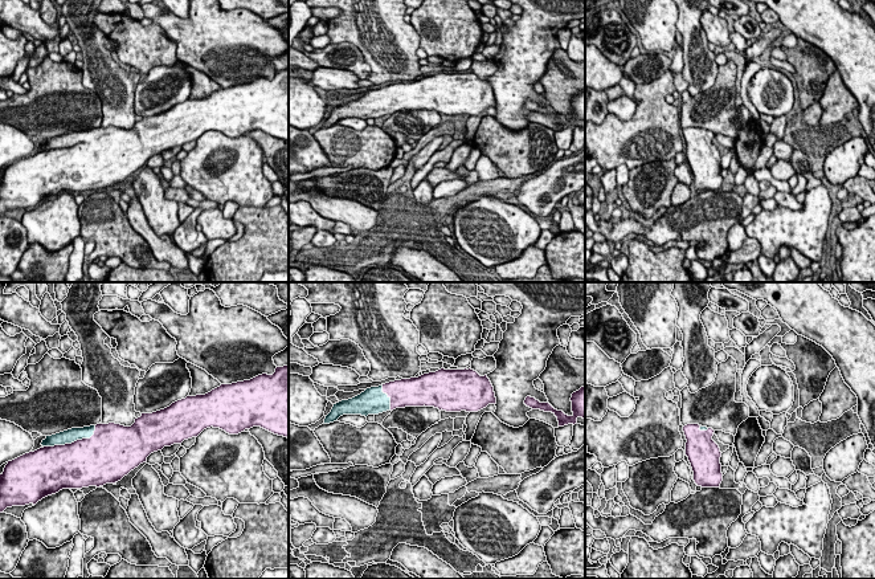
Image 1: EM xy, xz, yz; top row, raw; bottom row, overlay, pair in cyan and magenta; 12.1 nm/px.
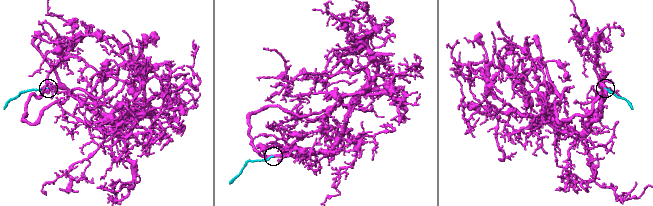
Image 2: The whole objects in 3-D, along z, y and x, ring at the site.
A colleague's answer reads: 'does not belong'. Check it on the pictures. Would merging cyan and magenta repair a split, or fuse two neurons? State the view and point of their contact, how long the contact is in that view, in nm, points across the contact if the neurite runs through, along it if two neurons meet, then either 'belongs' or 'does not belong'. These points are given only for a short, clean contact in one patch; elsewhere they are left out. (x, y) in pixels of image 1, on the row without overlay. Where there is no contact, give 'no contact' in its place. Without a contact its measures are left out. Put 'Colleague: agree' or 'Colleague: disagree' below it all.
contact xy (72, 145); length 700 nm; belongs
Colleague: disagree

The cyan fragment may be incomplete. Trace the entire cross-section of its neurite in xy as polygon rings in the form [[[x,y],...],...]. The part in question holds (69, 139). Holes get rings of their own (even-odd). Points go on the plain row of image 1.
[[[289,69],[277,70],[273,78],[221,87],[205,98],[187,99],[169,110],[142,117],[131,130],[115,126],[71,131],[46,139],[41,151],[8,167],[0,178],[0,216],[7,211],[36,208],[62,192],[82,192],[115,187],[164,150],[197,140],[207,131],[220,131],[229,138],[261,130],[289,142]]]

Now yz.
[[[699,127],[683,130],[686,159],[694,175],[694,184],[702,191],[719,191],[723,184],[719,148],[712,143],[714,132]]]

